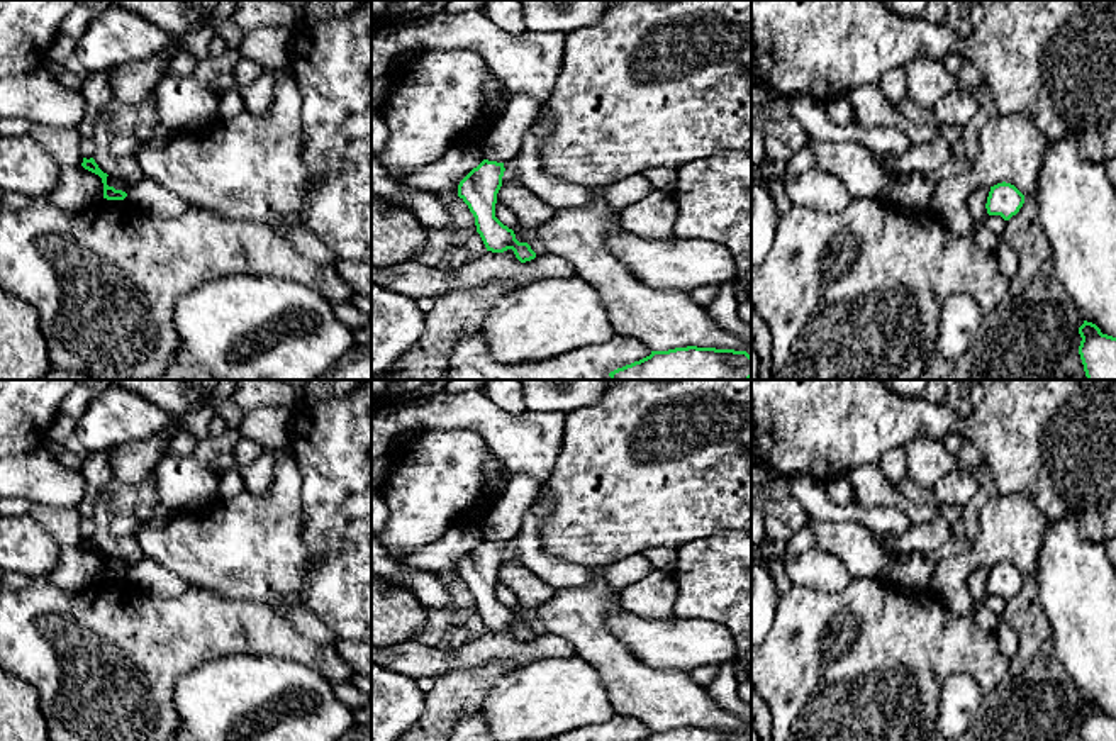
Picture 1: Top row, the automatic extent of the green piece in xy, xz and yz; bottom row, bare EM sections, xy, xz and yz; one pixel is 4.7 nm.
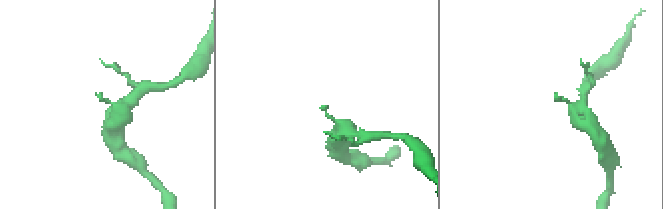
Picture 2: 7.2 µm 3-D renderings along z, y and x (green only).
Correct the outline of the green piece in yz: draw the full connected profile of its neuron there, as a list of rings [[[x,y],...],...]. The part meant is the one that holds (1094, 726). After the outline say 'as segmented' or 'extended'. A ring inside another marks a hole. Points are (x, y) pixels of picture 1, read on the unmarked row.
[[[1087,700],[1079,707],[1079,714],[1082,741],[1116,741],[1116,717],[1102,714],[1096,704]]]; as segmented

